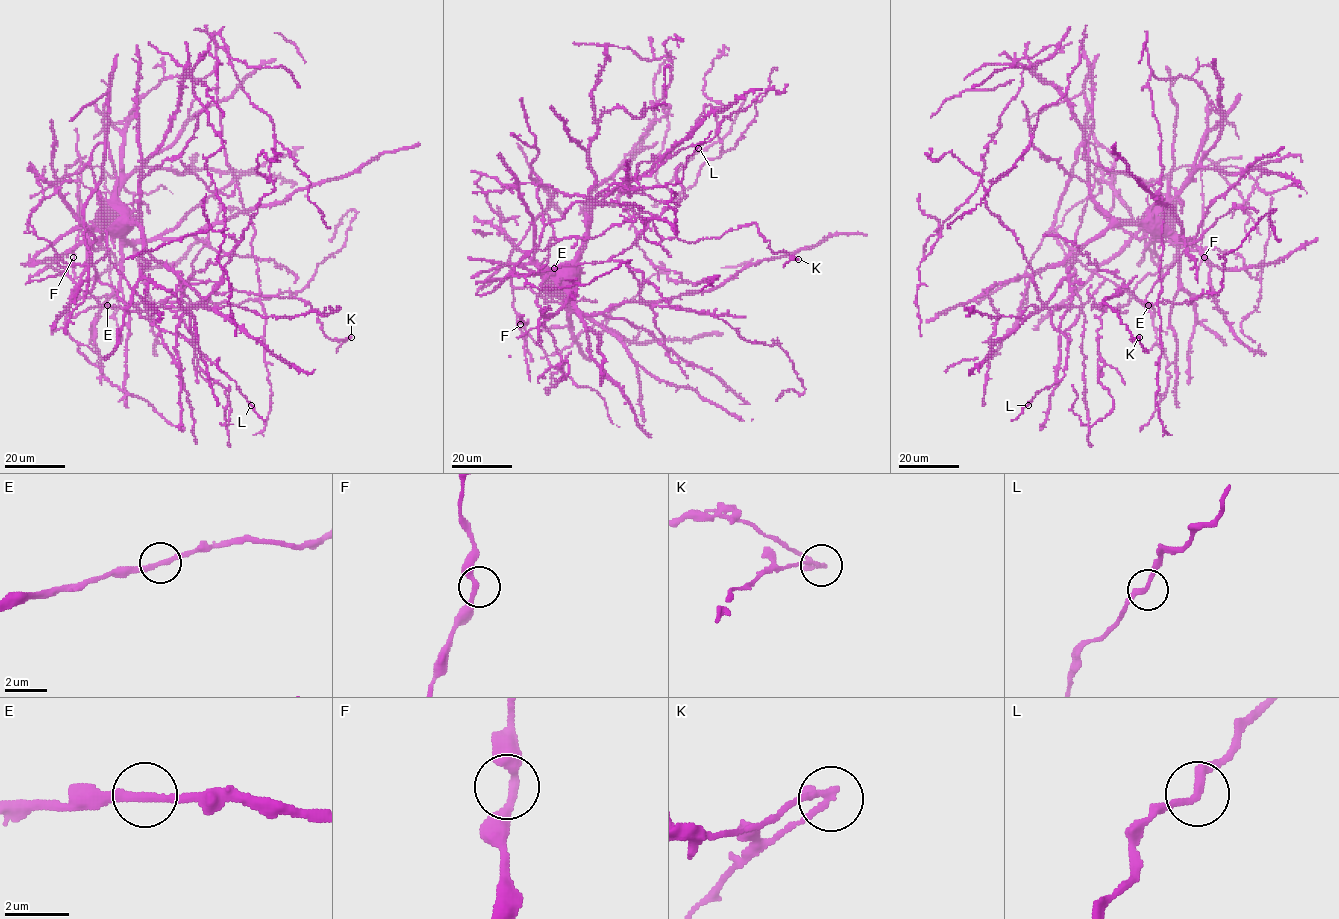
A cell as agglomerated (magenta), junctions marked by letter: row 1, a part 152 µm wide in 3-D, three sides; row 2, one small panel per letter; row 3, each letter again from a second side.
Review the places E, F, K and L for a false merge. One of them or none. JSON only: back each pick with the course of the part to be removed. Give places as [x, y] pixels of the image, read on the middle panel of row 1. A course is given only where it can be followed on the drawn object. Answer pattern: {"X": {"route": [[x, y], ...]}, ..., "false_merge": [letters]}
{"K": {"route": [[798, 259], [787, 262], [783, 268]]}, "false_merge": ["K"]}

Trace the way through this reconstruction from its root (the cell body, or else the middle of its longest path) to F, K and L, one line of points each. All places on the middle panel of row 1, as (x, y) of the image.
F: (566, 273), (539, 268), (552, 237), (545, 212), (508, 262), (523, 333), (528, 321), (520, 324)
K: (566, 273), (539, 268), (552, 196), (533, 171), (539, 250), (648, 212), (689, 242), (756, 224), (798, 259)
L: (566, 273), (539, 268), (552, 196), (533, 171), (546, 224), (614, 184), (680, 182), (698, 148)

